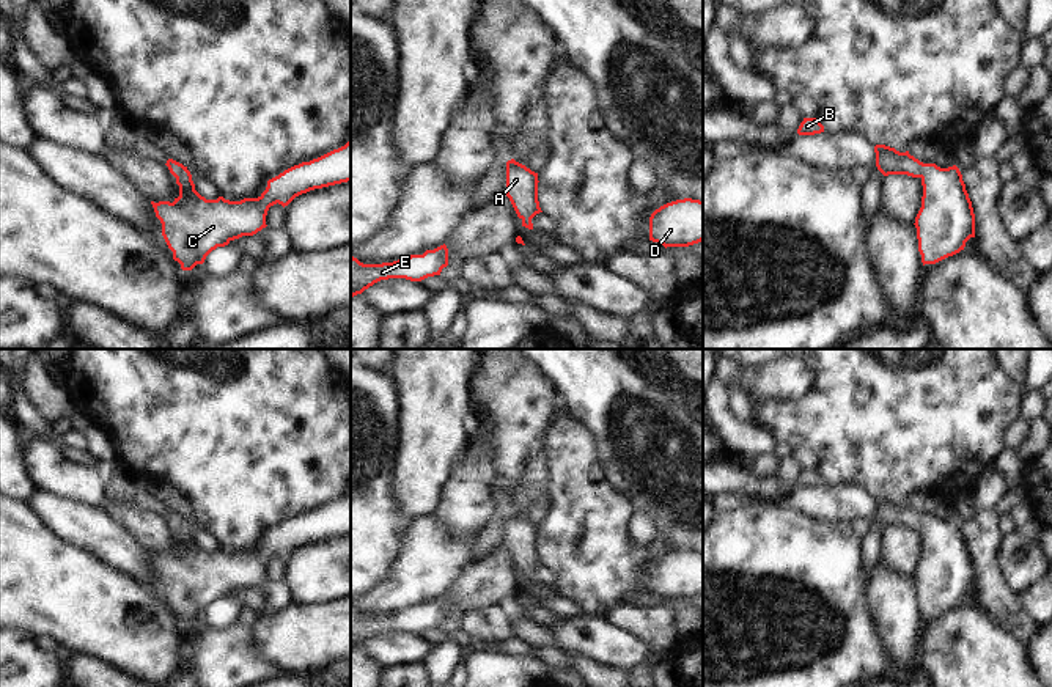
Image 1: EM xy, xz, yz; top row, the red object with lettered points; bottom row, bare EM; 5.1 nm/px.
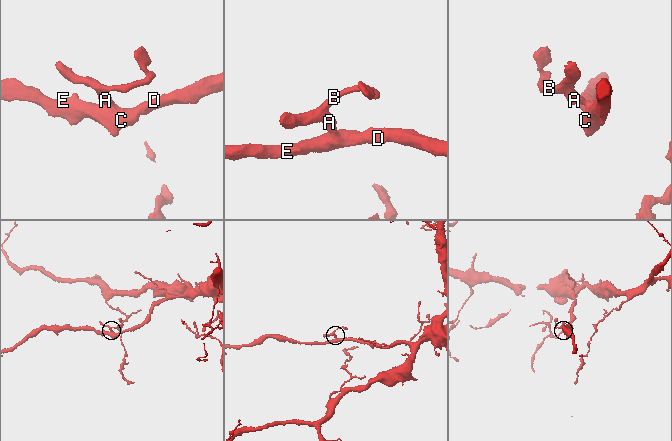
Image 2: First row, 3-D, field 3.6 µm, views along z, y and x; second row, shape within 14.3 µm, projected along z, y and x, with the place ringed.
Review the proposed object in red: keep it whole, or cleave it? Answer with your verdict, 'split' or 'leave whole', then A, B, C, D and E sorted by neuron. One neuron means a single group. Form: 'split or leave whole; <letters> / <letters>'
leave whole; A B C D E

